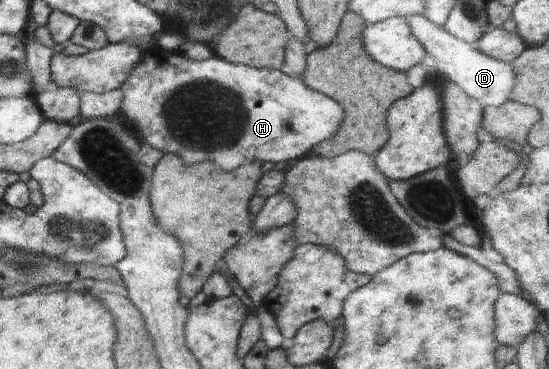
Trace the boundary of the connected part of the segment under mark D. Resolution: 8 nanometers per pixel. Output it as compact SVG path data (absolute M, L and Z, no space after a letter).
M407 16L408 26L412 34L425 48L431 62L435 61L435 68L449 81L457 84L469 97L481 103L483 109L487 105L499 107L503 105L513 87L515 87L515 70L511 62L489 57L474 48L469 42L451 35L445 28L431 23L425 16Z

